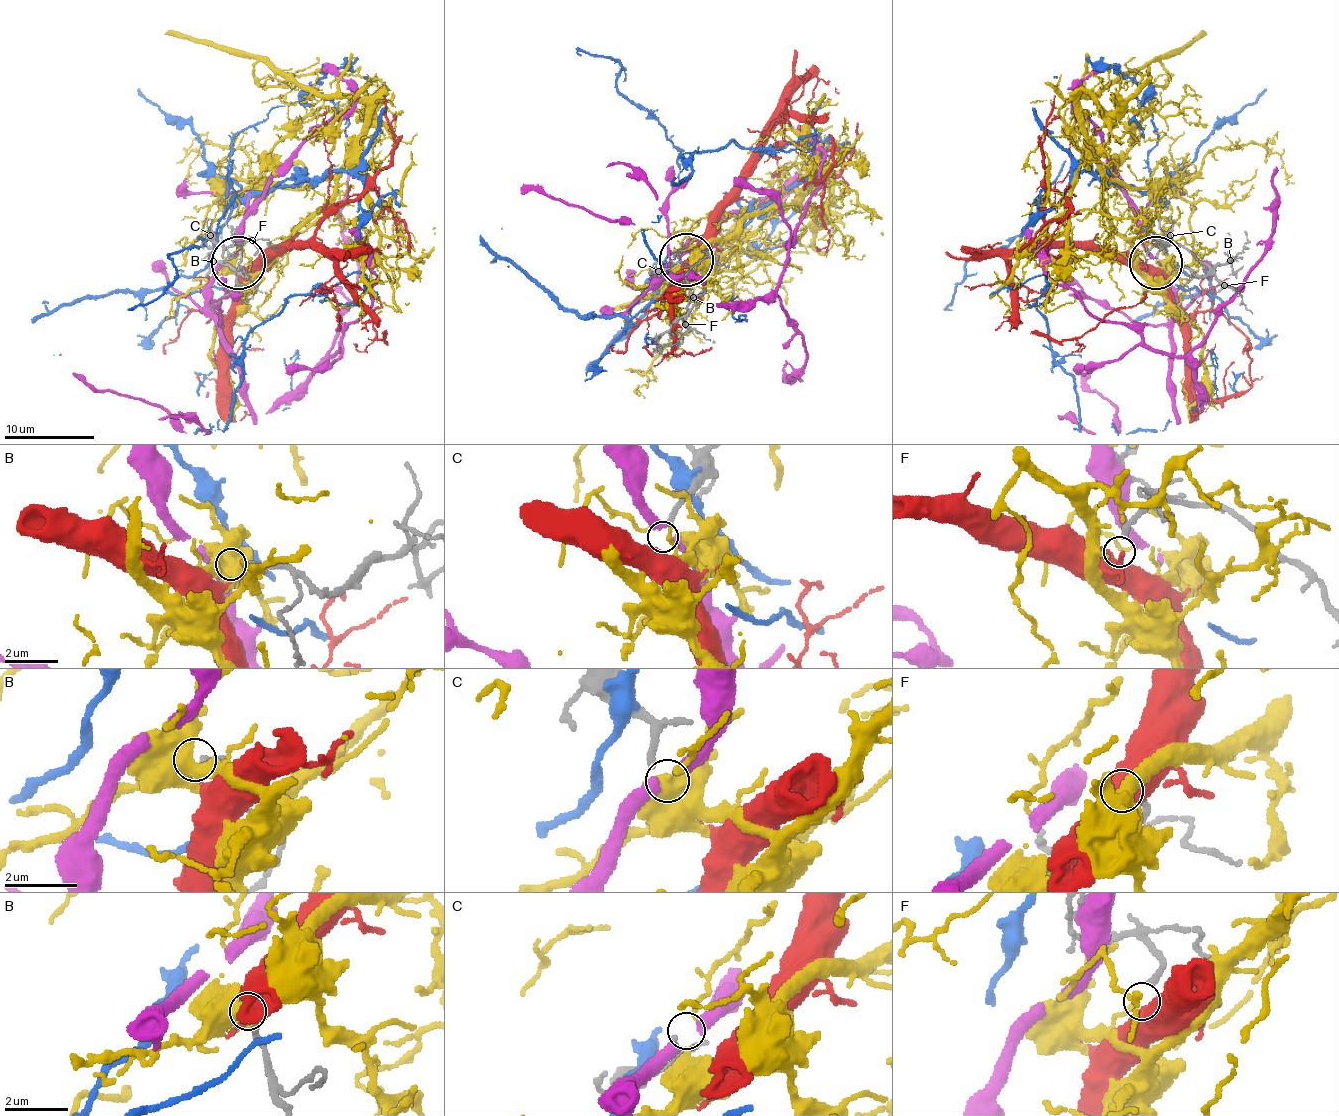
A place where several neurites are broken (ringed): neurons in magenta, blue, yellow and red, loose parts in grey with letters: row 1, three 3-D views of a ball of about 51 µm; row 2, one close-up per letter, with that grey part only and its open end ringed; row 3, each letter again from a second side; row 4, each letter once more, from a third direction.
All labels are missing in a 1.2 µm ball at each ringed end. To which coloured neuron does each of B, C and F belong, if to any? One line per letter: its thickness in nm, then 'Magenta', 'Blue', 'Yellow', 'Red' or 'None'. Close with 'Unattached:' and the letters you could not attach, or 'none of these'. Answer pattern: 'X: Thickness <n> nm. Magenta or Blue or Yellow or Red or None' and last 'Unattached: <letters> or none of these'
B: Thickness 200 nm. Yellow
C: Thickness 200 nm. None
F: Thickness 200 nm. Red
Unattached: C

